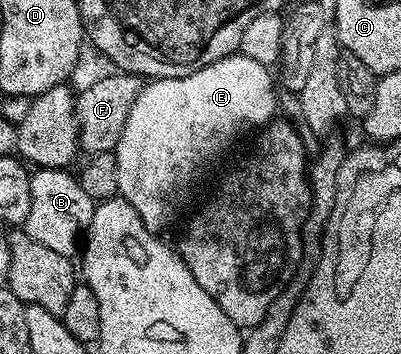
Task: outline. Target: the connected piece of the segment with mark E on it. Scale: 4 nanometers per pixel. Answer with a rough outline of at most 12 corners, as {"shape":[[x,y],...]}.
{"shape":[[239,53],[145,82],[114,152],[119,198],[160,233],[192,174],[273,122]]}

